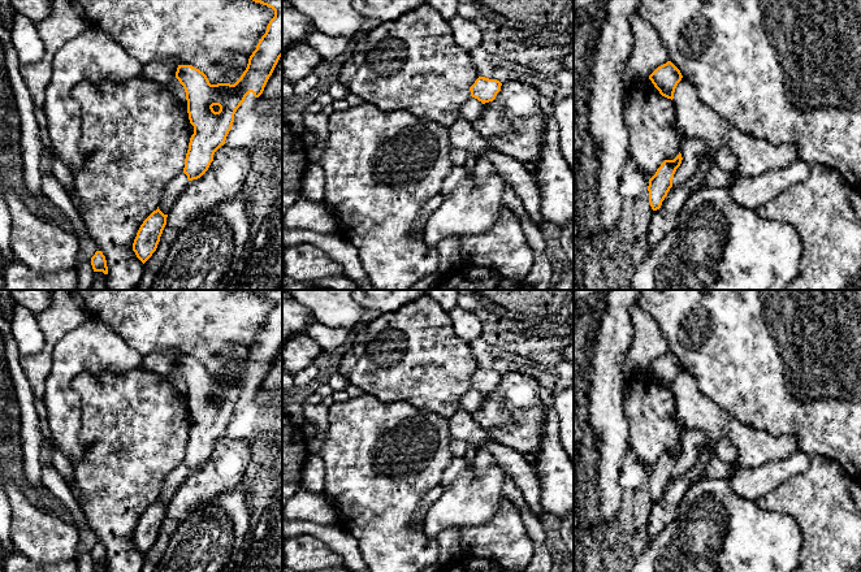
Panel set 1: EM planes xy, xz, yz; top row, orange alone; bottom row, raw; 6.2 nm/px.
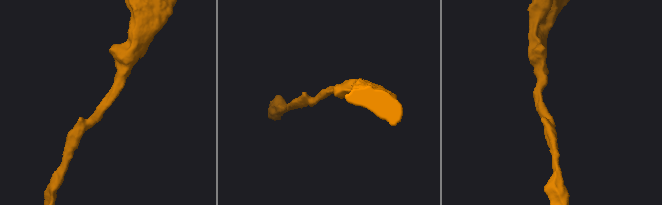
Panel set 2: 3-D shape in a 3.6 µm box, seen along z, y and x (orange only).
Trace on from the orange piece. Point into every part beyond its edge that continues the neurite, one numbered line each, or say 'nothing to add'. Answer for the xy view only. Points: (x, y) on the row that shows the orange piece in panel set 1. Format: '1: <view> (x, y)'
nothing to add

